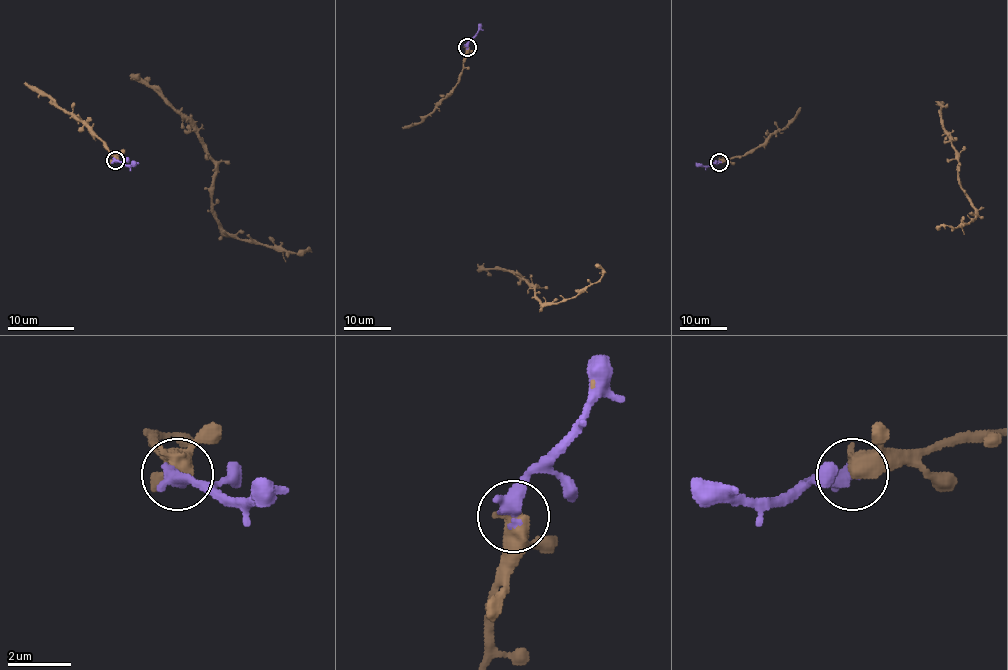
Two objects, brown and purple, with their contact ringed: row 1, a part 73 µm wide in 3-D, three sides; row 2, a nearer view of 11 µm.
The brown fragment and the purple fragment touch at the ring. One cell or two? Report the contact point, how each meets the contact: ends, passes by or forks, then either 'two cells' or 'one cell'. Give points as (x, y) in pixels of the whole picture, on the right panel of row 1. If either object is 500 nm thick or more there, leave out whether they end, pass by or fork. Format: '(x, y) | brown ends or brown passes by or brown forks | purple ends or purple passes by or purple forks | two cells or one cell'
(719, 162) | one cell

